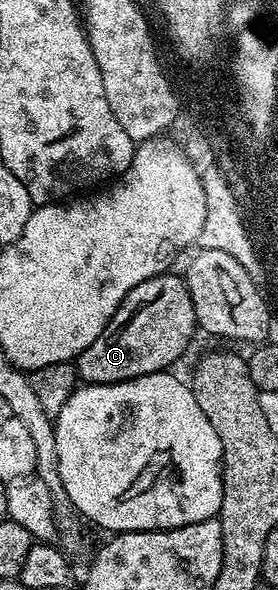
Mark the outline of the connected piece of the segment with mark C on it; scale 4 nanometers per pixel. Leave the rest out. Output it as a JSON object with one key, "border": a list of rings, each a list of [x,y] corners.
{"border":[[[172,273],[158,274],[155,278],[135,286],[124,297],[124,302],[116,309],[114,316],[106,324],[102,336],[98,336],[98,340],[94,340],[94,344],[90,344],[90,348],[86,348],[74,359],[76,373],[81,383],[97,386],[98,384],[125,382],[147,374],[159,374],[172,368],[172,365],[187,352],[192,337],[198,334],[194,300],[190,300],[188,283],[179,273]]]}

